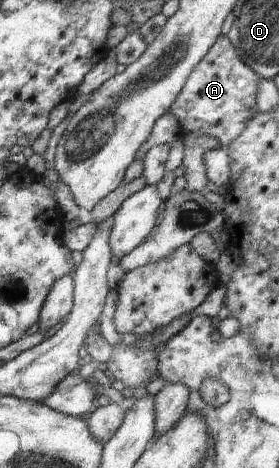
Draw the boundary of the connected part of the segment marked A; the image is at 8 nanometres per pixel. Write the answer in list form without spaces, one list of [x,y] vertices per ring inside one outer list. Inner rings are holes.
[[[221,35],[208,49],[204,59],[192,69],[181,93],[170,109],[180,127],[181,137],[212,137],[217,145],[203,155],[207,179],[216,186],[226,185],[231,178],[228,145],[241,133],[257,113],[255,92],[261,78],[237,57],[229,38]]]

